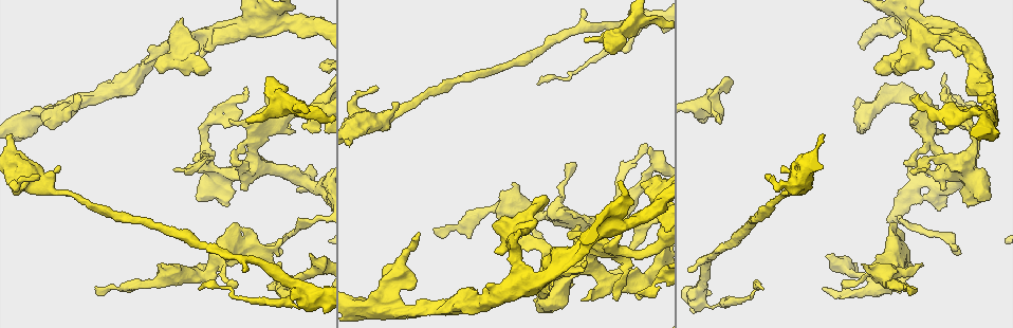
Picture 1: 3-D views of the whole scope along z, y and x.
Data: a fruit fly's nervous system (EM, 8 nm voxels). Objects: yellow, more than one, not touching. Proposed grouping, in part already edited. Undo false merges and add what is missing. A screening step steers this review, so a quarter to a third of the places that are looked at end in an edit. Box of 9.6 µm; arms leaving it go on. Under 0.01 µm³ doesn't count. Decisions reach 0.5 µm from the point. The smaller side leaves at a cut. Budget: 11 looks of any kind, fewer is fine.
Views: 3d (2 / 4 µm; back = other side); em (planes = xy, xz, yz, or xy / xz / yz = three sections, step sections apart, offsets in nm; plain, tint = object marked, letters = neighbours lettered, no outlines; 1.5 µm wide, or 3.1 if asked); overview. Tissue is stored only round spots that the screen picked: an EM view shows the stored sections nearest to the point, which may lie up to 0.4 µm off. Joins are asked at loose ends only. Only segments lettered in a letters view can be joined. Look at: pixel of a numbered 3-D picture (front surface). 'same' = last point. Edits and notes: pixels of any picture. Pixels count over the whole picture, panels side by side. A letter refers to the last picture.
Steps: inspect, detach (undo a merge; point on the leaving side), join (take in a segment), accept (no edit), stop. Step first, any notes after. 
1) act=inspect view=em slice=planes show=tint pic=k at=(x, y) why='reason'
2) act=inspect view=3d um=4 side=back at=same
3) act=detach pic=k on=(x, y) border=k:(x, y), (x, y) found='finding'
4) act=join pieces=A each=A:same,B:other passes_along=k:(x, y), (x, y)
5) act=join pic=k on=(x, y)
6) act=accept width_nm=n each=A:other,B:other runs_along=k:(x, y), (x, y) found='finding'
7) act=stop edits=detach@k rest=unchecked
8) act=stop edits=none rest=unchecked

act=inspect view=3d um=2 pic=1 at=(975, 103) why='thin end'

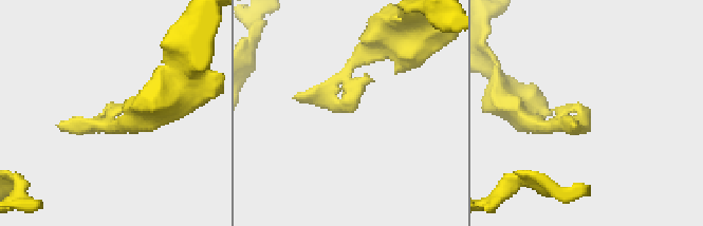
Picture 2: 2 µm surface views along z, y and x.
act=inspect view=em slice=planes show=tint pic=2 at=(350, 112)

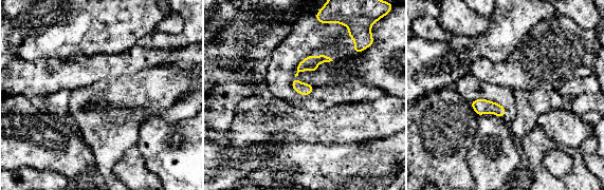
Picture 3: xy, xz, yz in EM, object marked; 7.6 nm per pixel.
act=inspect view=em slice=planes show=letters at=same

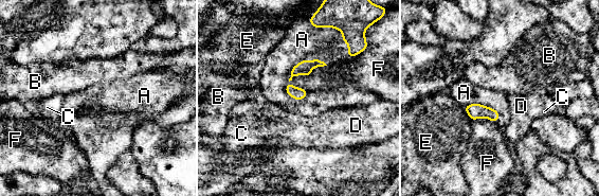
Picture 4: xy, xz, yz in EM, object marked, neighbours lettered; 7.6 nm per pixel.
act=accept longest_contact=F:320nm each=A:other,B:other,C:other,D:other,E:other,F:other found='no lettered segment goes on from it'

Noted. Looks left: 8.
act=inspect view=em slice=planes show=letters pic=1 at=(246, 119) why='thin end'

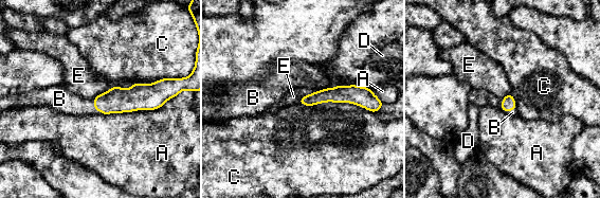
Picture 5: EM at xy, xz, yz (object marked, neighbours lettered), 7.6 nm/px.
act=join pic=5 on=(62, 101) longest_contact=C:600nm each=A:other,B:same,C:other,D:other,E:other passes_along=5:(116, 100), (94, 107), (62, 101) found='the neuron continues'

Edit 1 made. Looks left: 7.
act=inspect view=overview

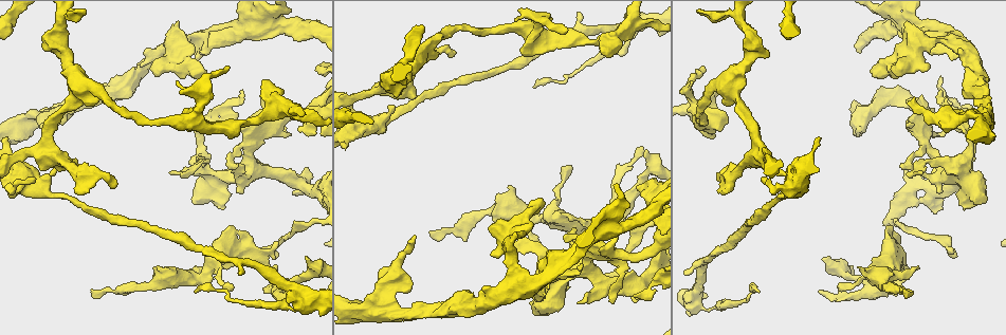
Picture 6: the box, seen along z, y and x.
act=inspect view=3d um=2 pic=6 at=(429, 233) why='an open end'

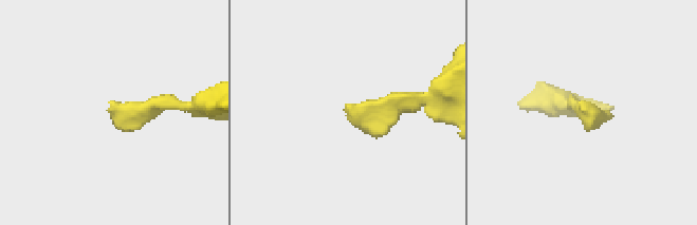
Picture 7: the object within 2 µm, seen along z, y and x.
act=inspect view=em slice=planes show=letters pic=7 at=(110, 102)

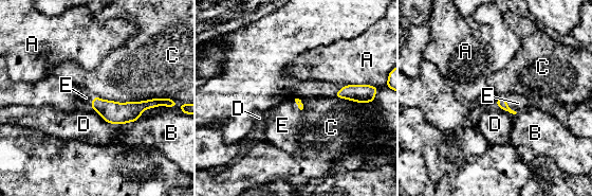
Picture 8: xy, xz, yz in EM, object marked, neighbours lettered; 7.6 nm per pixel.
act=join pic=8 on=(517, 103) each=A:other,B:other,C:other,D:other,E:same passes_along=8:(502, 104), (507, 105), (517, 103) found='the neuron continues'

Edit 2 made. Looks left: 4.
act=inspect view=overview why='see it whole again'

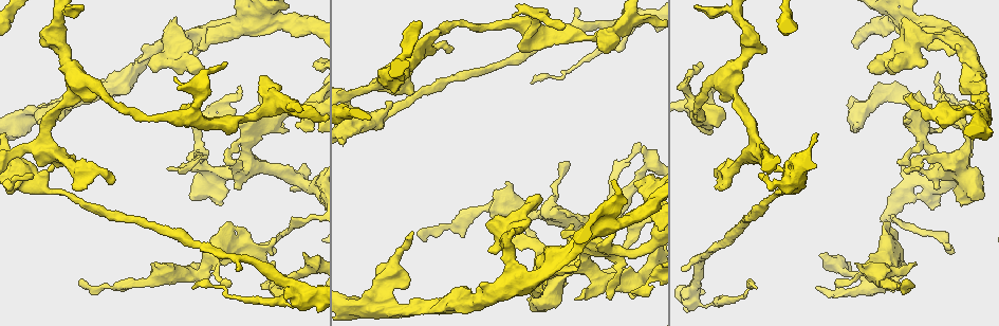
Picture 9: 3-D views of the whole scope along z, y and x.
act=inspect view=3d um=4 pic=9 at=(718, 187) why='branch stops here'

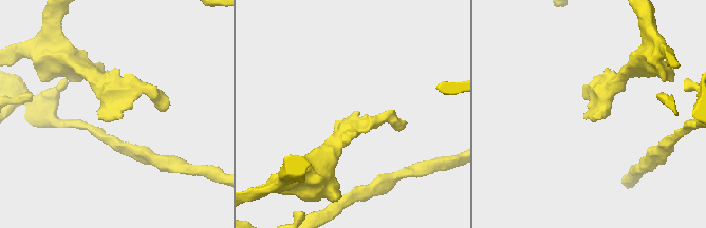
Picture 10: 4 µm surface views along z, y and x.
act=inspect view=em slice=planes show=letters pic=10 at=(358, 111)

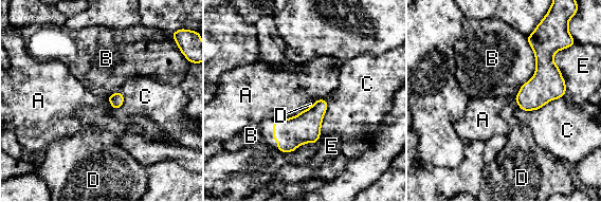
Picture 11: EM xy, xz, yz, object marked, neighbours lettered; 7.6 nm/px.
act=join pic=11 on=(520, 135) each=A:other,B:other,C:other,D:same,E:other found='the neuron continues'

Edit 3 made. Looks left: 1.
act=stop edits=join@5,join@8,join@11 rest=unchecked

